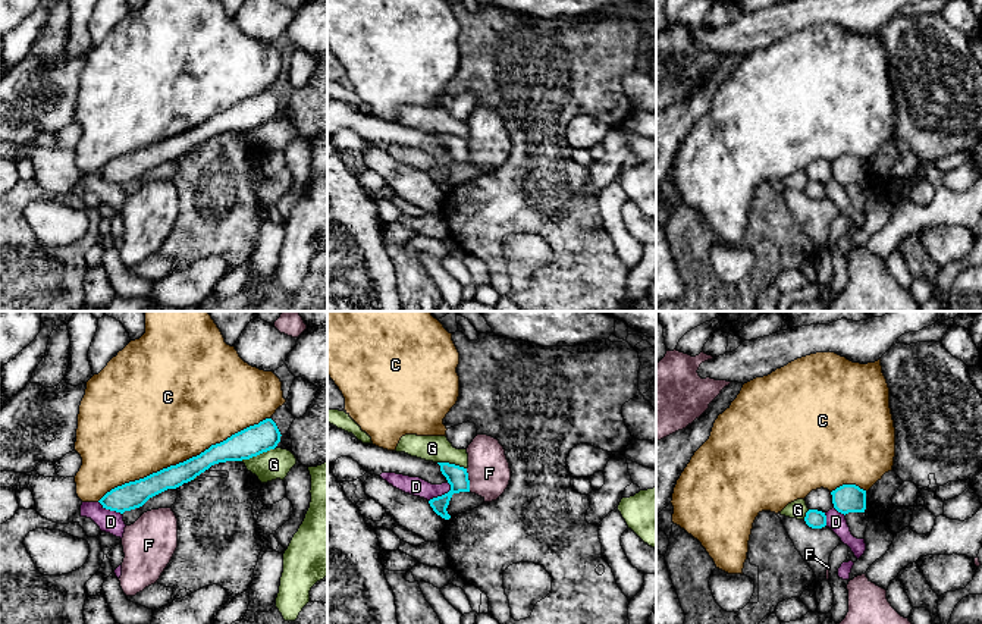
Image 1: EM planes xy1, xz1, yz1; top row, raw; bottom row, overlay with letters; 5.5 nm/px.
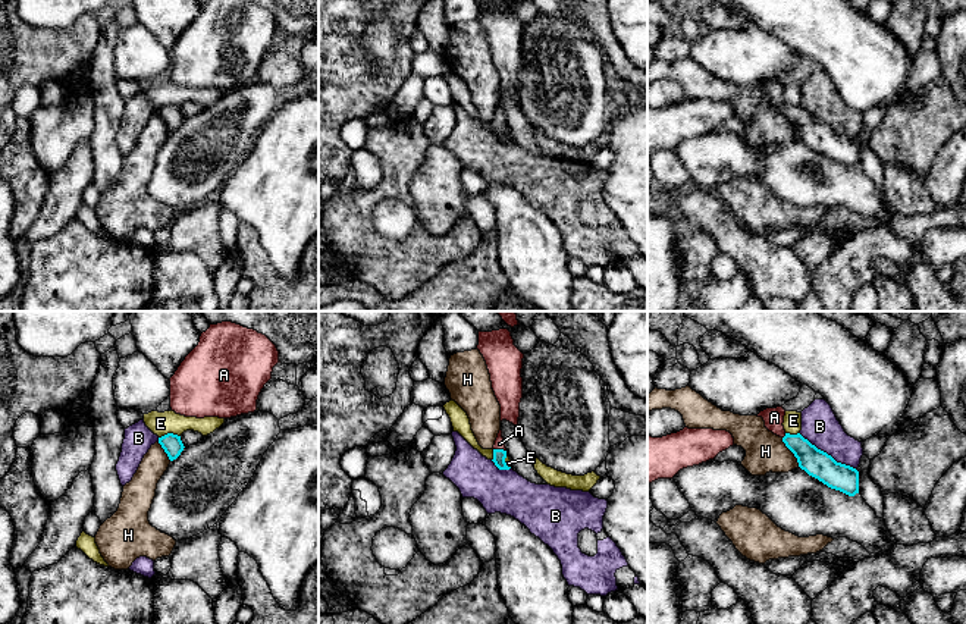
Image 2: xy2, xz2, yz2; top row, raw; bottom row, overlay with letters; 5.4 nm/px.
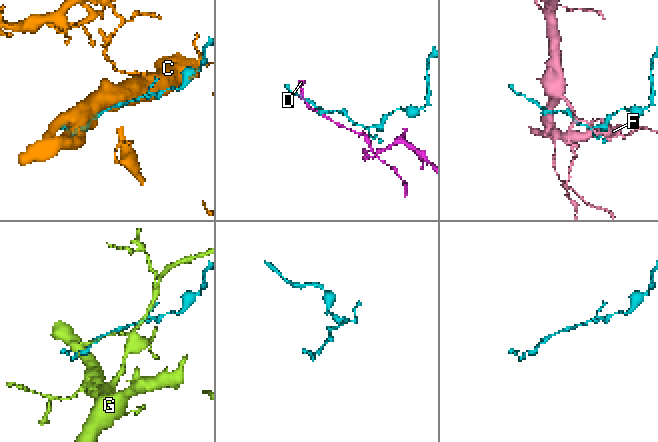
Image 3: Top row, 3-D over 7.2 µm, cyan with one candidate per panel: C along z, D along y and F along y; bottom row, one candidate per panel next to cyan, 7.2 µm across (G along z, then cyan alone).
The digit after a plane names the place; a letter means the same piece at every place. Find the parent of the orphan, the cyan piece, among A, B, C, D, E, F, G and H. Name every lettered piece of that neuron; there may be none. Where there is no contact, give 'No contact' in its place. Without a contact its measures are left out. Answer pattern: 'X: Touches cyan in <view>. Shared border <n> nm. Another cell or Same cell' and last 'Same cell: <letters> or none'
A: Touches cyan in xz2. Shared border 70 nm. Same cell
B: Touches cyan in yz2. Shared border 380 nm. Another cell
C: Touches cyan in xy1. Shared border 1050 nm. Another cell
D: Touches cyan in xz1. Shared border 160 nm. Another cell
E: Touches cyan in xy2. Shared border 120 nm. Another cell
F: Touches cyan in xz1. Shared border 130 nm. Another cell
G: Touches cyan in xy1. Shared border 220 nm. Another cell
H: Touches cyan in yz2. Shared border 190 nm. Another cell
Same cell: A

